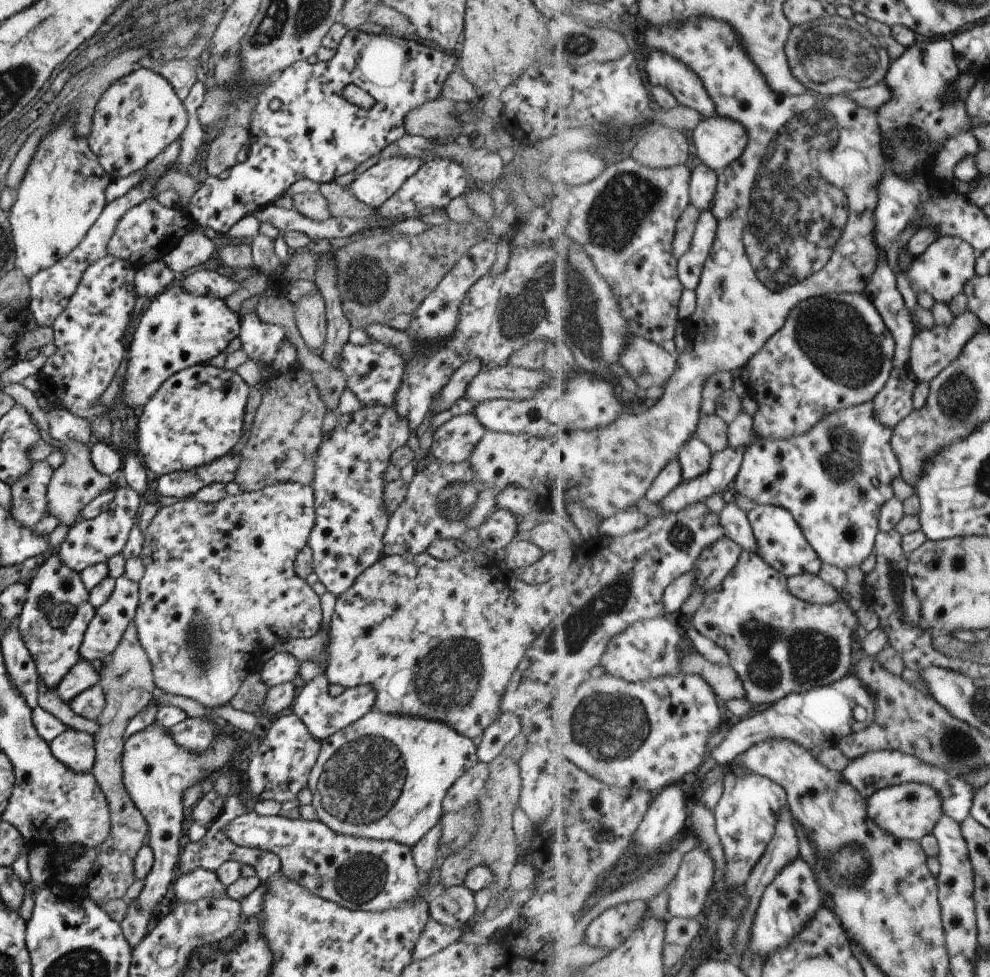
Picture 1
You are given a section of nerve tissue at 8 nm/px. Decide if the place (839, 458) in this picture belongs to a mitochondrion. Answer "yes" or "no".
yes

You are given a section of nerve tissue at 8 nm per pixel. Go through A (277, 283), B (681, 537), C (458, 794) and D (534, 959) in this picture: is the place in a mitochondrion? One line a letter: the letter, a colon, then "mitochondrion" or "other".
A: other
B: mitochondrion
C: other
D: other

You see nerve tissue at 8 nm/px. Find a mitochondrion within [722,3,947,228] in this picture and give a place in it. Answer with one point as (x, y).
(830, 52)

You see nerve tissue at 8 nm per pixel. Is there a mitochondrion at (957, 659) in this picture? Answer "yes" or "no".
no

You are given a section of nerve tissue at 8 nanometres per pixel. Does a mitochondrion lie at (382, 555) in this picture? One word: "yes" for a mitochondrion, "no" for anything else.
no

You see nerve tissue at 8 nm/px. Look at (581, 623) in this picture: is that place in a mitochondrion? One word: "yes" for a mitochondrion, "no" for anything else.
yes

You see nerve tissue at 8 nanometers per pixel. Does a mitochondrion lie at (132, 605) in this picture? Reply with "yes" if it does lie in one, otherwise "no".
no

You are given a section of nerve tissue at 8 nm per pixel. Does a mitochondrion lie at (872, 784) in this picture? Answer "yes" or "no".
no

